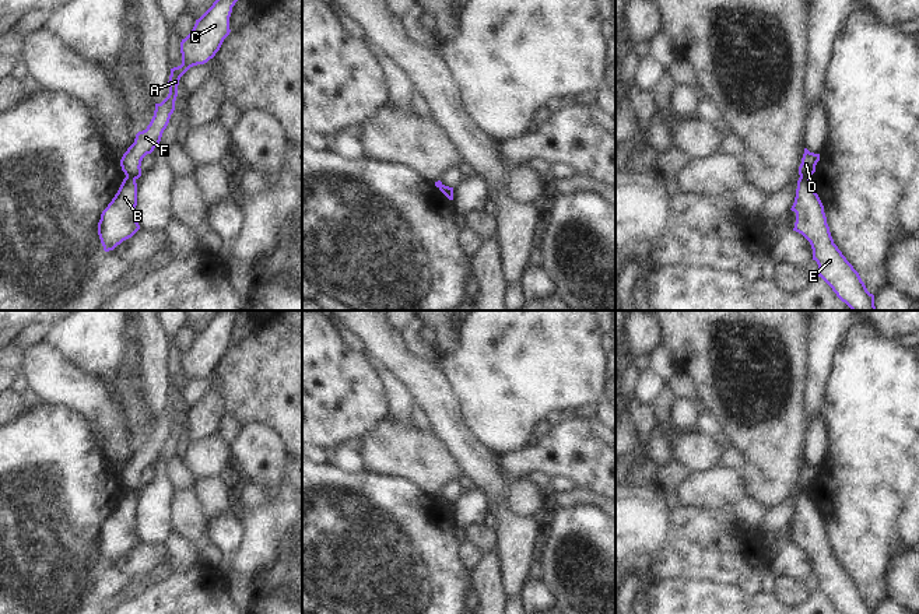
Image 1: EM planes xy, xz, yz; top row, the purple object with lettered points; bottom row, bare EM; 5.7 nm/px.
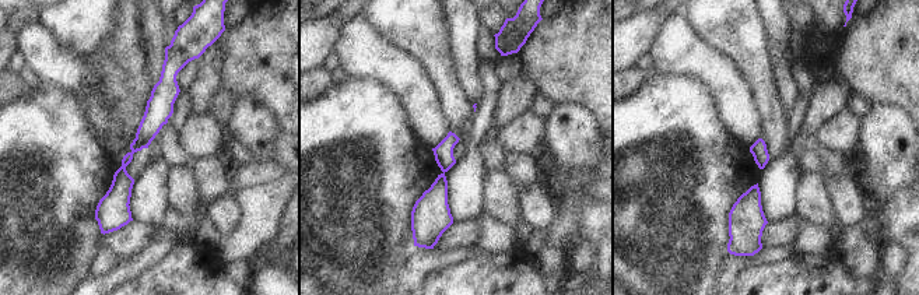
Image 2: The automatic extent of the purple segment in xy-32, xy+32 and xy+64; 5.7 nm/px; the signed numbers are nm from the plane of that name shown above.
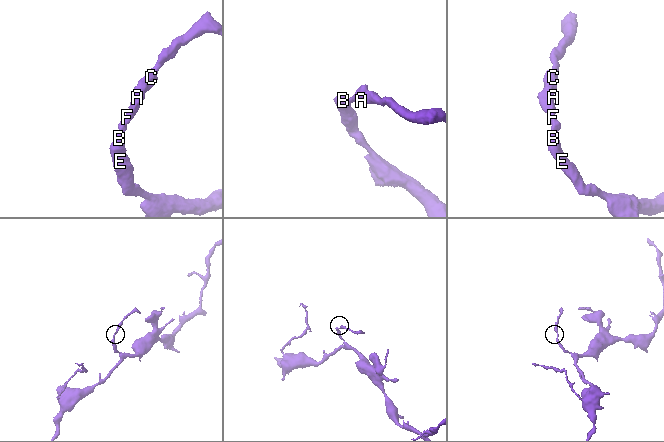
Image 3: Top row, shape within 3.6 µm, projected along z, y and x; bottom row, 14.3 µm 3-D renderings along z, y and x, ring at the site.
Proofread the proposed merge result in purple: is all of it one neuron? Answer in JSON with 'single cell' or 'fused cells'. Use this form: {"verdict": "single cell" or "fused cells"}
{"verdict": "fused cells"}

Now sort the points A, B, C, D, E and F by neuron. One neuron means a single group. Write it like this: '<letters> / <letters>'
A C D F / B E

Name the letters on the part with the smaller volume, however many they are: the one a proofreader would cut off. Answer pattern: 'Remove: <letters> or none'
Remove: A, C, D, F.

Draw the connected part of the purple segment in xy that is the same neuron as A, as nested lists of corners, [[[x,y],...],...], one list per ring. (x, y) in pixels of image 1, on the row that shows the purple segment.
[[[215,0],[199,18],[190,34],[180,42],[182,64],[171,69],[169,94],[155,103],[154,116],[145,130],[136,134],[134,143],[120,159],[120,166],[129,179],[141,176],[141,161],[159,144],[171,115],[175,110],[180,77],[193,66],[204,64],[215,56],[224,39],[229,35],[229,17],[238,0]]]

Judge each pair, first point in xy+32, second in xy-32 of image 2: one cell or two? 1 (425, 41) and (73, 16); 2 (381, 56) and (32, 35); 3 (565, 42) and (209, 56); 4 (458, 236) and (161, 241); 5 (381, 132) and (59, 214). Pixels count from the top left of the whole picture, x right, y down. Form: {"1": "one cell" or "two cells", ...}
{"1": "one cell", "2": "one cell", "3": "two cells", "4": "two cells", "5": "one cell"}

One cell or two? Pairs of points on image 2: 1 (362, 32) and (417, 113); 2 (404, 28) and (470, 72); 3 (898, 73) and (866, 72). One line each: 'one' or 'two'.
1: one
2: two
3: one

